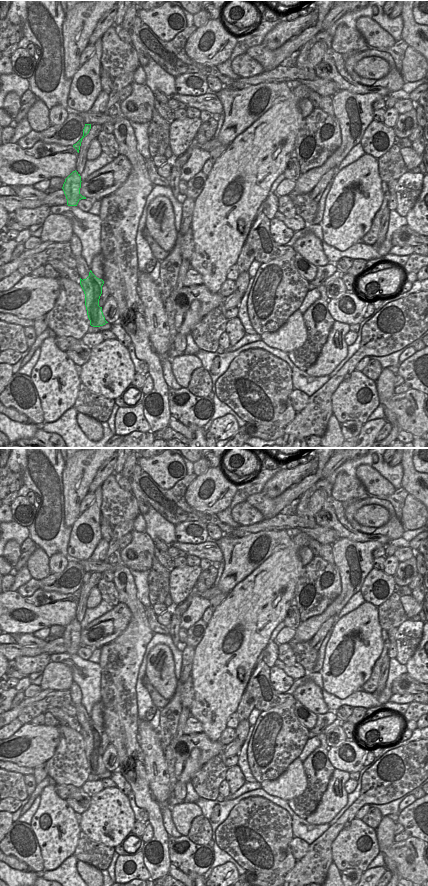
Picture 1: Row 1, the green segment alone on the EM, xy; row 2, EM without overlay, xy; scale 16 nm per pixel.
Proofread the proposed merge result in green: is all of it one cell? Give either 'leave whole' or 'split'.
split

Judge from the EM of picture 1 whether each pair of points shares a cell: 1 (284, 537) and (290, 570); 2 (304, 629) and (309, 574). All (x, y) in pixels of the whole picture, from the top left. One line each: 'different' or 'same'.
1: different
2: different

